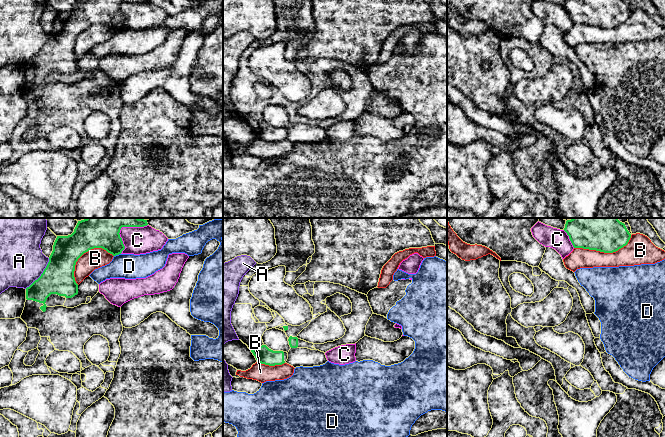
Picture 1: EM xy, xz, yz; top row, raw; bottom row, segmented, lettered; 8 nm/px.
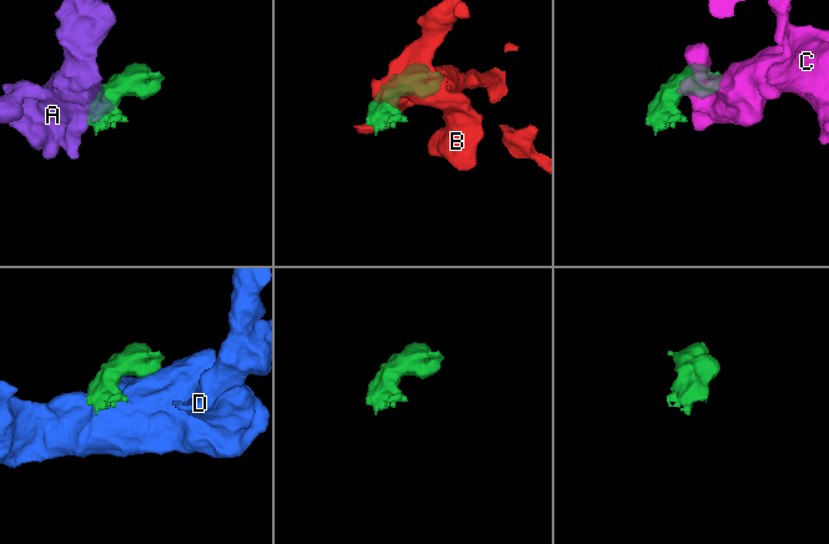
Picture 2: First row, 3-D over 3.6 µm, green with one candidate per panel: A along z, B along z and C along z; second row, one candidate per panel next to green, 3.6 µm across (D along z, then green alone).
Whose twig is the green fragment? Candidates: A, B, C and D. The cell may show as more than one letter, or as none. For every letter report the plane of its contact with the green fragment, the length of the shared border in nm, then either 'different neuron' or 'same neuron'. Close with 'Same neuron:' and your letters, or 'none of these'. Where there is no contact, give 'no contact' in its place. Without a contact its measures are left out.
A: xy | 320 nm | different neuron
B: yz | 480 nm | different neuron
C: yz | 170 nm | different neuron
D: xy | 60 nm | different neuron
Same neuron: none of these

